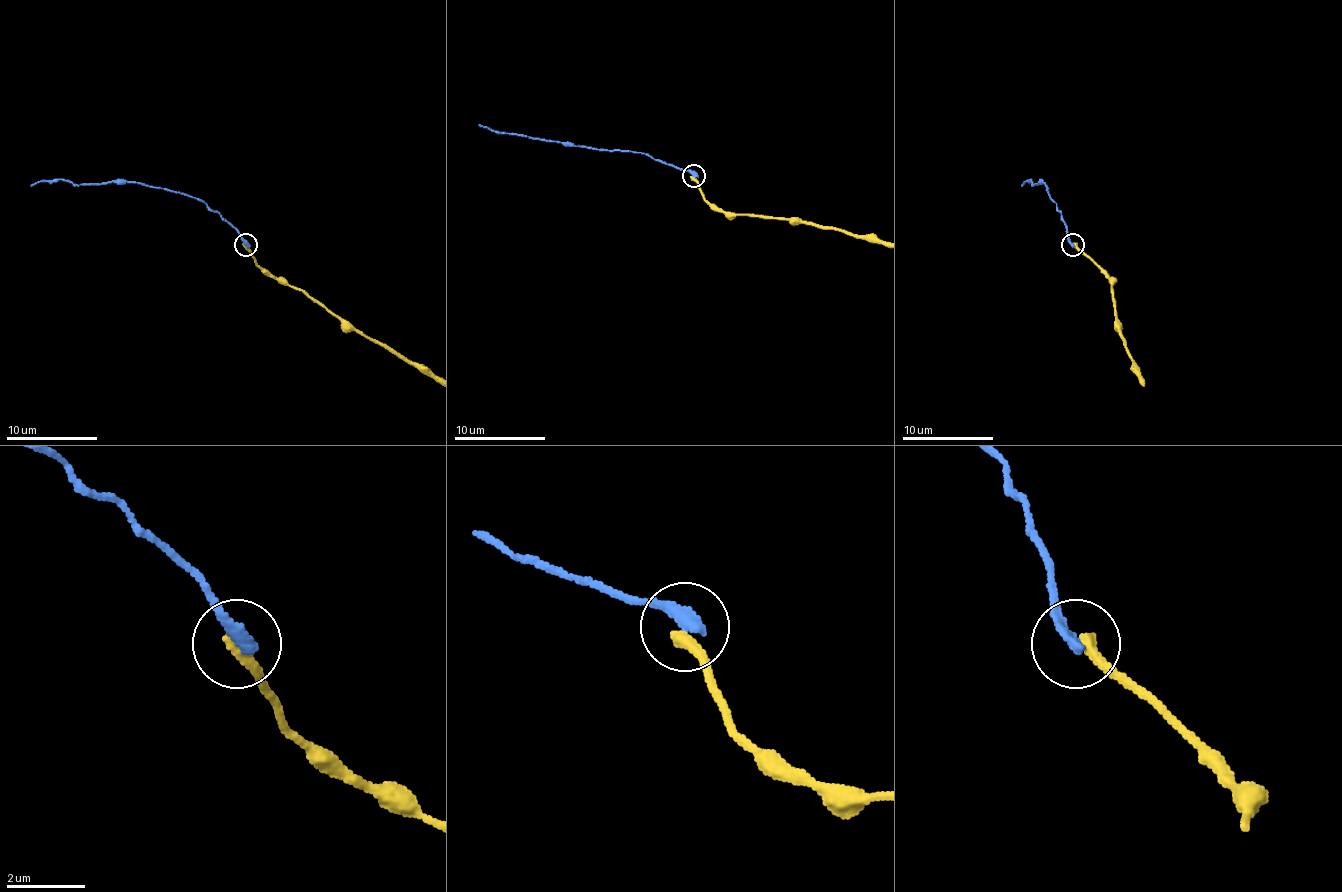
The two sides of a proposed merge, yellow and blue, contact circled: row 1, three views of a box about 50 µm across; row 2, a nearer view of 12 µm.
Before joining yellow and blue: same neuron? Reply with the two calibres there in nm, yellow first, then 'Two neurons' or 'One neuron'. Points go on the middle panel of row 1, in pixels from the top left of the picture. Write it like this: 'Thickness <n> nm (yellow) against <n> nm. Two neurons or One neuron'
Thickness 340 nm (yellow) against 320 nm. Two neurons

